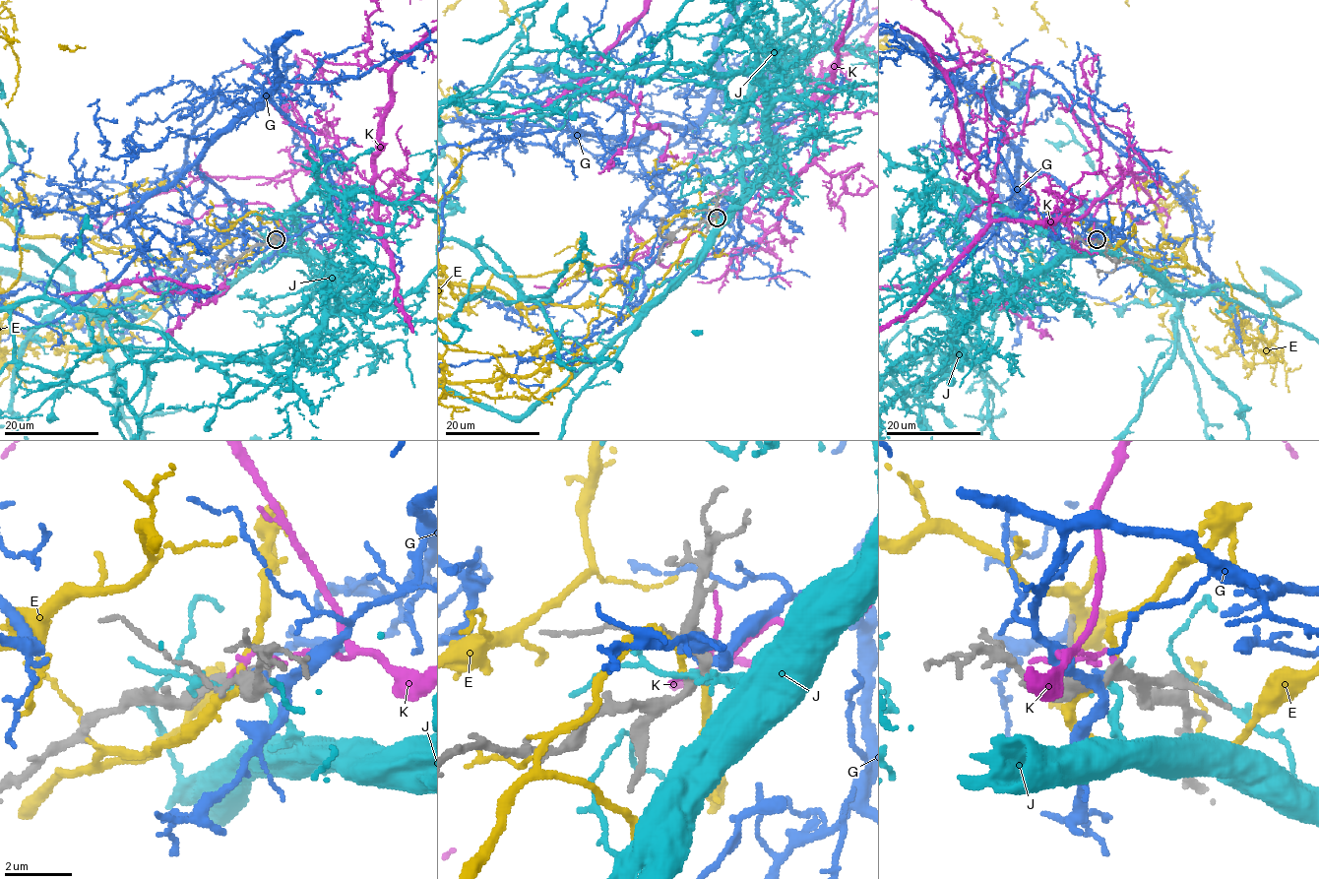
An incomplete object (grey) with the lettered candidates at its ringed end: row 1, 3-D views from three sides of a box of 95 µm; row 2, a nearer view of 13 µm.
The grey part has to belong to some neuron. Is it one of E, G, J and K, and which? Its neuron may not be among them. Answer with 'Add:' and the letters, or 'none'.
Add: none

